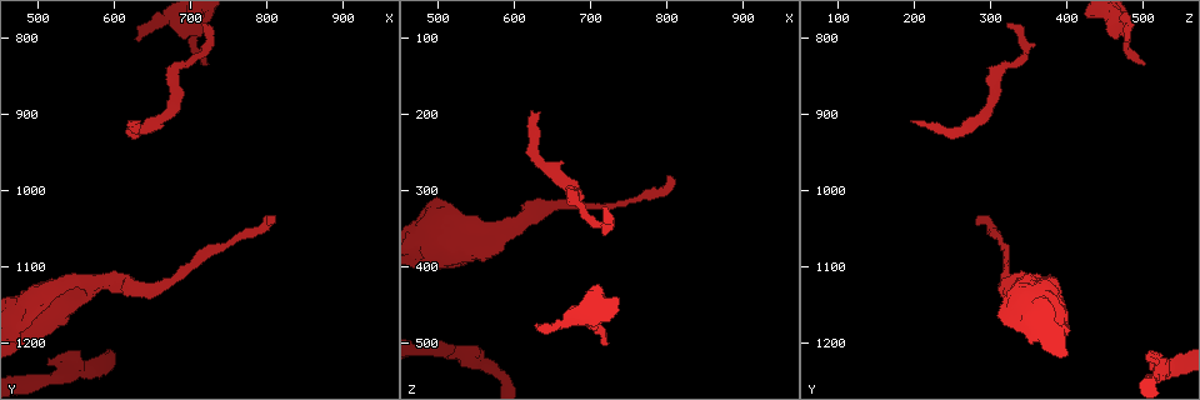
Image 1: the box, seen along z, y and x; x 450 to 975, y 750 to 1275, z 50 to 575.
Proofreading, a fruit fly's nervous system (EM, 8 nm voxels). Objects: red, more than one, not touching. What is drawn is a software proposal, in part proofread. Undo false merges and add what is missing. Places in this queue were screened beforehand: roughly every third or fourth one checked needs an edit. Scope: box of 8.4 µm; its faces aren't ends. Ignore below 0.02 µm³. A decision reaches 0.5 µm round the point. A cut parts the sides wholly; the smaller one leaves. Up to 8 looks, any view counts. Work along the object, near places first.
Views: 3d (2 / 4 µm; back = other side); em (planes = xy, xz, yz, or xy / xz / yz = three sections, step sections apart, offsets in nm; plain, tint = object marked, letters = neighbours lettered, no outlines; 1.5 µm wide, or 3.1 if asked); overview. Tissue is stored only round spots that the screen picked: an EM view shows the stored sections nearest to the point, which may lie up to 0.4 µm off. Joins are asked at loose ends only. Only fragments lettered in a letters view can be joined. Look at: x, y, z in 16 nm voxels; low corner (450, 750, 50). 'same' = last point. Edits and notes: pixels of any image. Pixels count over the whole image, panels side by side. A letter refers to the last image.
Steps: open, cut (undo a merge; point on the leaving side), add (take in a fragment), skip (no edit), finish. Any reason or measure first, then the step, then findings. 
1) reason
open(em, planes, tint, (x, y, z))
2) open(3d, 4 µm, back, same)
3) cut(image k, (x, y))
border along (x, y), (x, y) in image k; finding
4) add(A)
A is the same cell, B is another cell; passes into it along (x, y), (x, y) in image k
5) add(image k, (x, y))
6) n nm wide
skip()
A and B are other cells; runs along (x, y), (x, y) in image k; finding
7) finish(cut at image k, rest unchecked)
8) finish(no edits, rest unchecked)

an open end
open(em, xz, step 4, tint, (620, 910, 200))

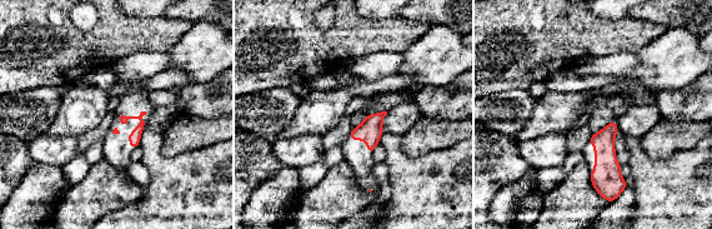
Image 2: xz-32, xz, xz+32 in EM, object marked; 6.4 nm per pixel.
cut it another way
open(em, planes, letters, same)

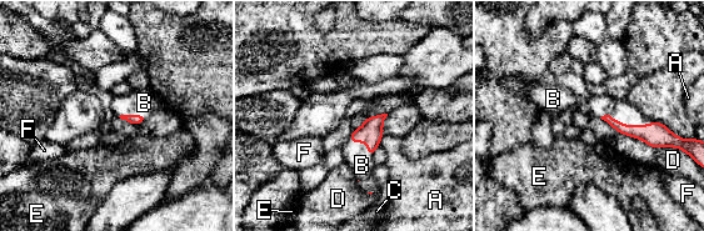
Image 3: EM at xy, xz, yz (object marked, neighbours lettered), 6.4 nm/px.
add(B)
B is the same cell, A, C, D, E and F are other cells; passes into it along (657, 135), (627, 125), (595, 106) in image 3; the cell continues

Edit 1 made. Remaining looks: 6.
thin end
open(3d, 4 µm, (720, 835, 500))

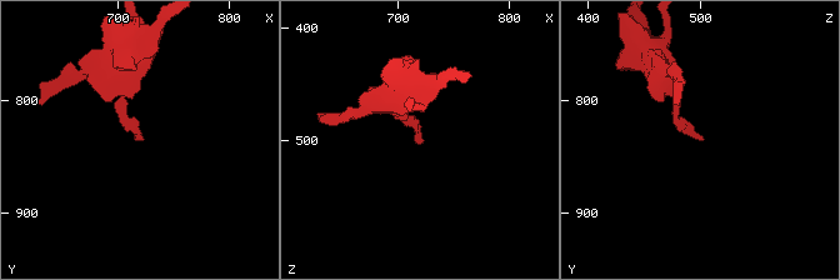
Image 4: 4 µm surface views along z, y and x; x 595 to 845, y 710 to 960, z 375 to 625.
need the tissue
open(em, planes, plain, (722, 834, 500))

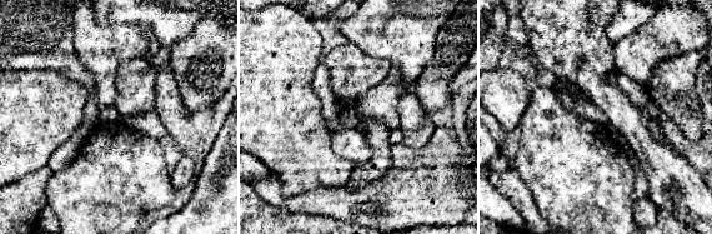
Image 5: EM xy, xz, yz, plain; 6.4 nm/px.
see the neighbours
open(em, planes, letters, same)

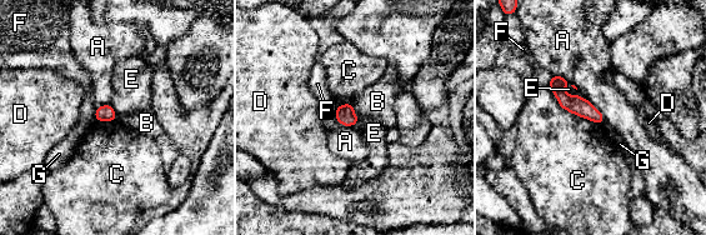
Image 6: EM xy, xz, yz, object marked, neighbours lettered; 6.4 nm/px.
skip()
A, B, C, D, E, F and G are other cells; runs along (554, 79), (571, 104), (600, 119) in image 6; no lettered fragment goes on from it

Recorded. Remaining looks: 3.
finish(add at image 3, rest unchecked)

